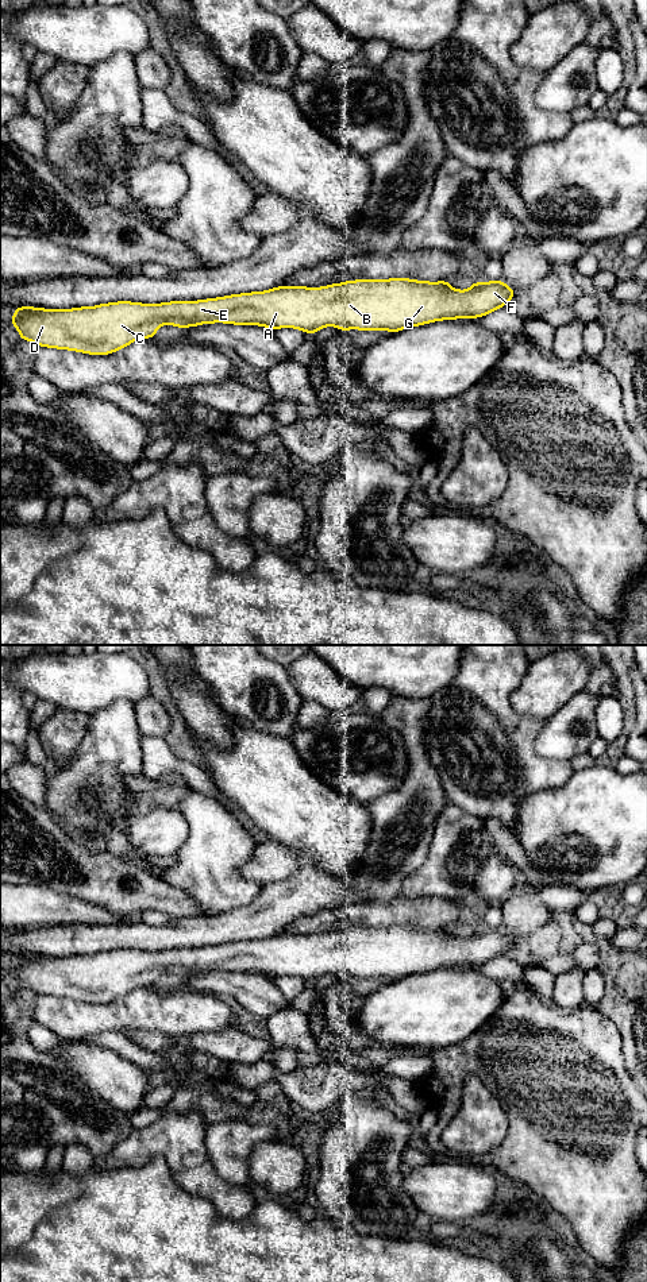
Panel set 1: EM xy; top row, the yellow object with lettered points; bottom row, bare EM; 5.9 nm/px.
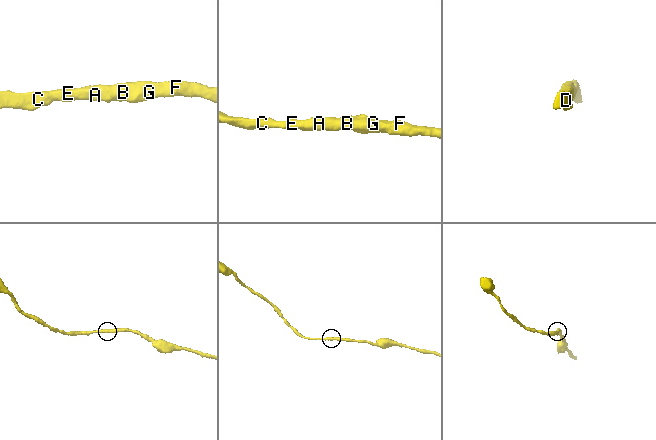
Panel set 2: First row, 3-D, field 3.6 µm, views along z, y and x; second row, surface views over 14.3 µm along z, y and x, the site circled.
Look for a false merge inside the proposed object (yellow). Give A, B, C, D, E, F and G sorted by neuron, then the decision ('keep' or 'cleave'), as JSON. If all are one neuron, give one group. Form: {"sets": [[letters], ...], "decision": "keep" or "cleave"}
{"sets": [["A", "B", "C", "D", "E", "F", "G"]], "decision": "keep"}

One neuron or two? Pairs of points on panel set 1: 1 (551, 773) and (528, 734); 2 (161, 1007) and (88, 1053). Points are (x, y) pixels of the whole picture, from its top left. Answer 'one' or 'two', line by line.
1: one
2: two

